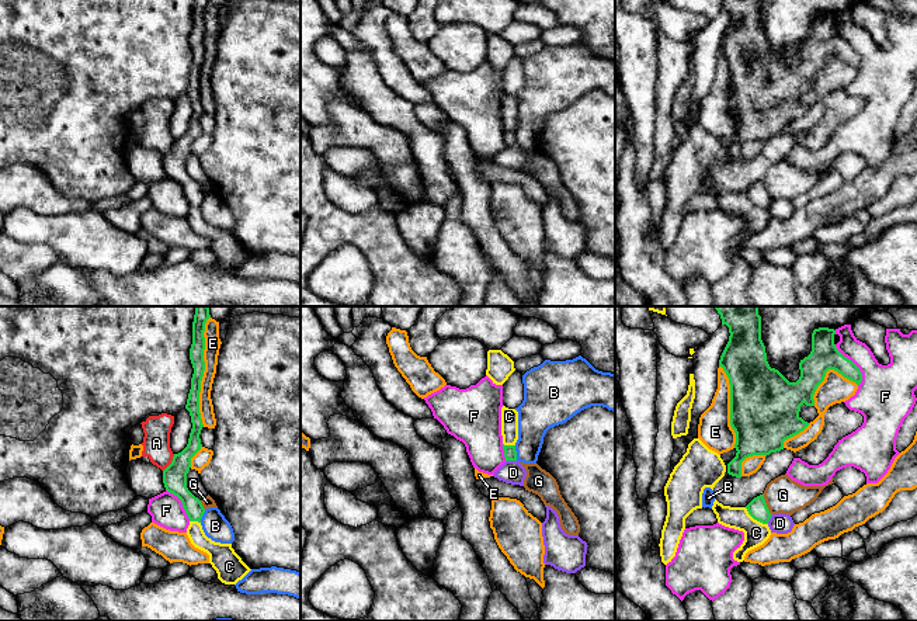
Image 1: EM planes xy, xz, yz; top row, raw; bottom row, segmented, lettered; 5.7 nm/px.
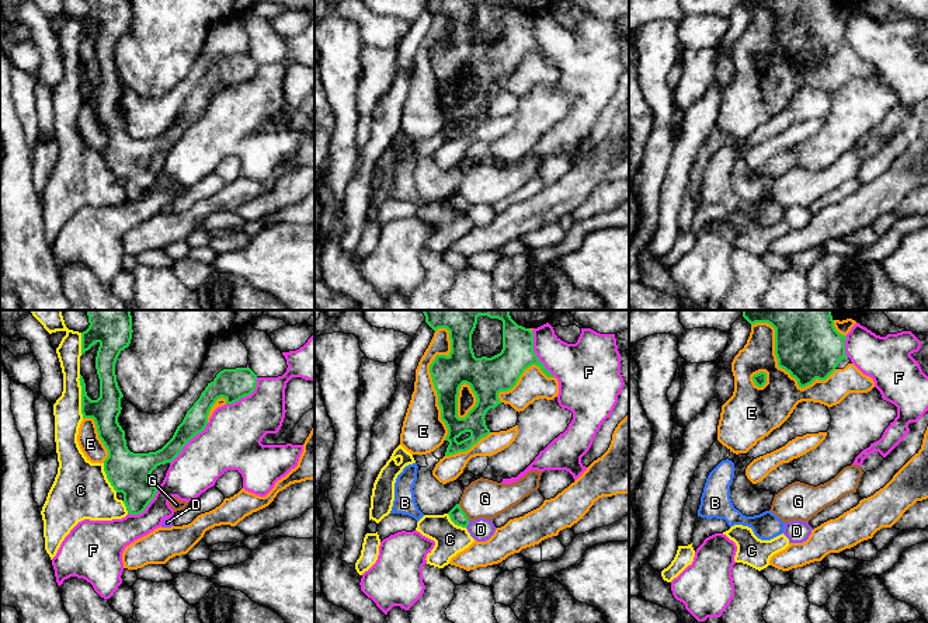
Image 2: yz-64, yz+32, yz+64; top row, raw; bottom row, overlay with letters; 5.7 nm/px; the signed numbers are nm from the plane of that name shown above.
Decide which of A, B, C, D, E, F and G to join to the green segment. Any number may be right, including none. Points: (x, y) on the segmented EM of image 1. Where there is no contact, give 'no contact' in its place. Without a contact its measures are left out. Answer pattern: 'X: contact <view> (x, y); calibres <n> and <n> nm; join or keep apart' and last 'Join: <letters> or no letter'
A: contact xy (172, 462); calibres 140 and 160 nm; keep apart
B: contact xz (516, 453); calibres 70 and 220 nm; keep apart
C: contact yz (756, 519); calibres 110 and 140 nm; keep apart
D: contact xz (511, 460); calibres 70 and 130 nm; keep apart
E: contact xy (204, 370); calibres 80 and 100 nm; keep apart
F: contact yz (854, 364); calibres 160 and 320 nm; keep apart
G: contact yz (766, 505); calibres 110 and 200 nm; keep apart
Join: no letter

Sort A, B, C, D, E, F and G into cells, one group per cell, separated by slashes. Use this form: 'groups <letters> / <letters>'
groups A / B / C / D G / E / F

